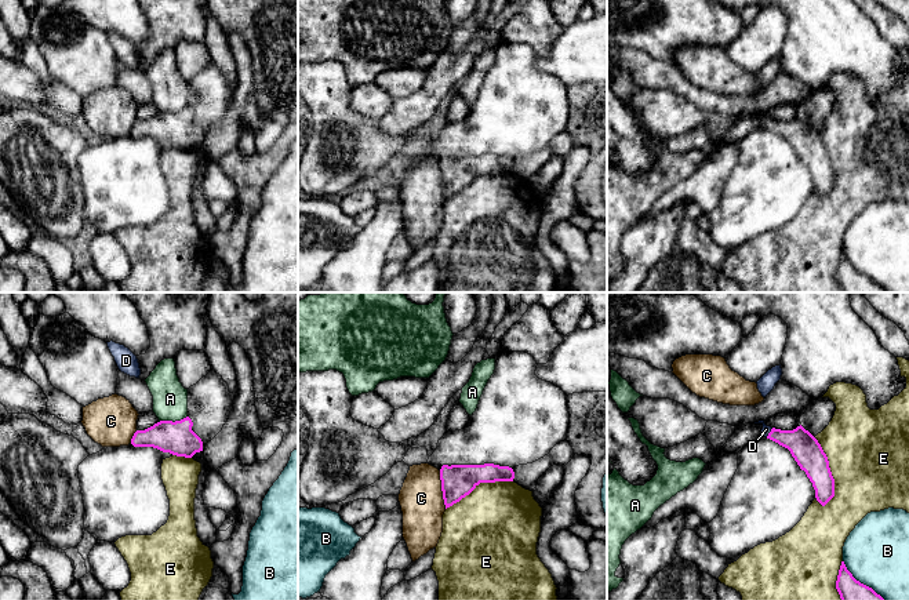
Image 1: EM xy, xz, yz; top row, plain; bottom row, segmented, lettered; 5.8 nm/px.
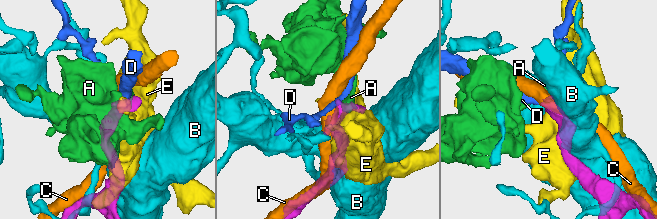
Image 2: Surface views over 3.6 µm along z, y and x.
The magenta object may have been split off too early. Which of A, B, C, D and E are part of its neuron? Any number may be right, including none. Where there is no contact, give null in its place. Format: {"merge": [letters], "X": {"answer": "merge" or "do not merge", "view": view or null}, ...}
{"merge": ["D"], "A": {"answer": "do not merge", "view": "xy"}, "B": {"answer": "do not merge", "view": "yz"}, "C": {"answer": "do not merge", "view": "xz"}, "D": {"answer": "merge", "view": "yz"}, "E": {"answer": "do not merge", "view": "yz"}}

